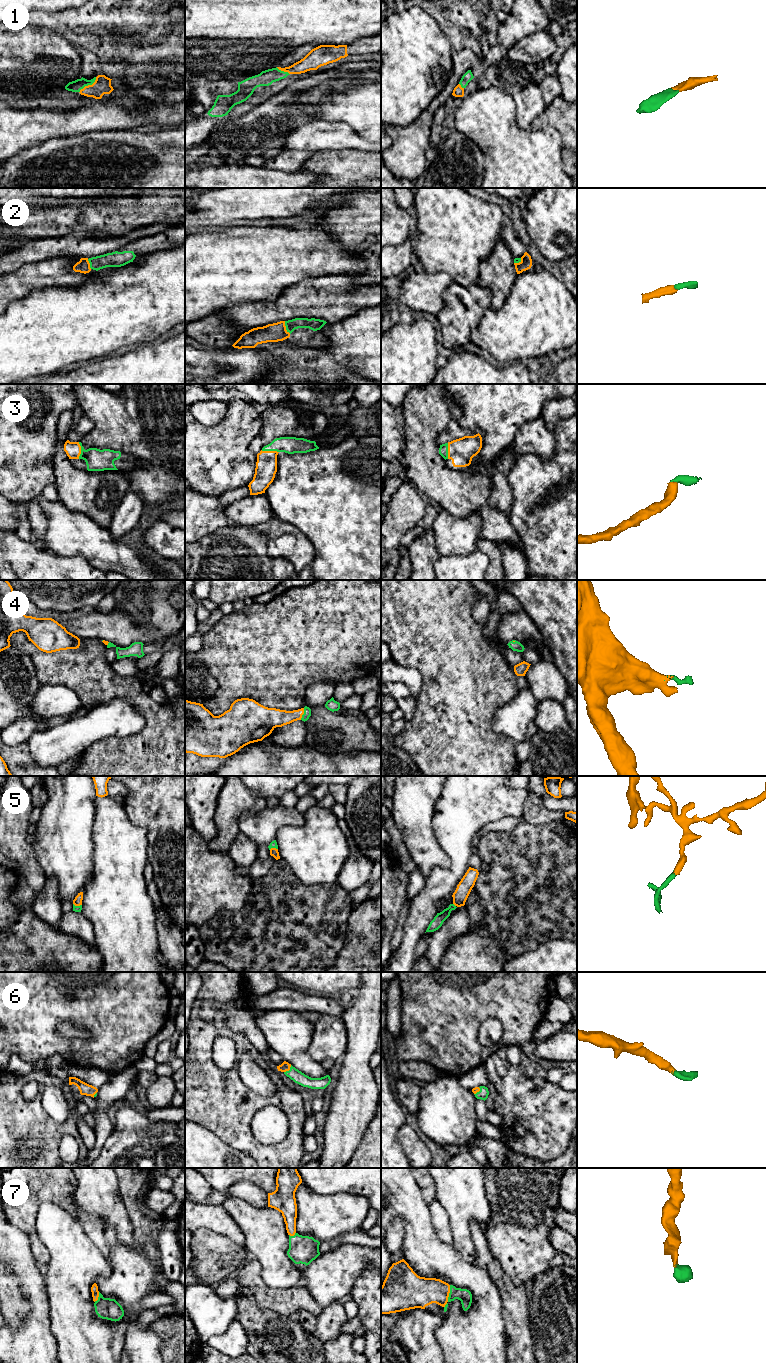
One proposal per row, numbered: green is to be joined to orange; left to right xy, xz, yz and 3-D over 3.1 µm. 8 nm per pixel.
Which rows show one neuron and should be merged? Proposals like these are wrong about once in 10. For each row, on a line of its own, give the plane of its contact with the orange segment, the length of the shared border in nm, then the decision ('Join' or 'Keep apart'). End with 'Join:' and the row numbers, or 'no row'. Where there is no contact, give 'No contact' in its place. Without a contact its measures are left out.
1: Touches orange in xy. Shared border 190 nm. Join
2: Touches orange in xz. Shared border 120 nm. Join
3: Touches orange in xz. Shared border 140 nm. Join
4: Touches orange in xz. Shared border 100 nm. Join
5: Touches orange in xz. Shared border 70 nm. Join
6: Touches orange in xz. Shared border 90 nm. Join
7: Touches orange in yz. Shared border 140 nm. Join
Join: 1, 2, 3, 4, 5, 6, 7

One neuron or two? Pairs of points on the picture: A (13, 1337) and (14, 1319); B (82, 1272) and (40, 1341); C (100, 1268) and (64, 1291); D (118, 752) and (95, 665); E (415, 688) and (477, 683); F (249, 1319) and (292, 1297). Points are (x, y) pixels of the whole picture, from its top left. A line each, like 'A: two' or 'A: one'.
A: two
B: two
C: one
D: one
E: two
F: two

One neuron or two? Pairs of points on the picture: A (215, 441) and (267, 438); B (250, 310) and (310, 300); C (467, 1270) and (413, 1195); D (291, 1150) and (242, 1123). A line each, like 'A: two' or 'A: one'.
A: two
B: one
C: one
D: one

